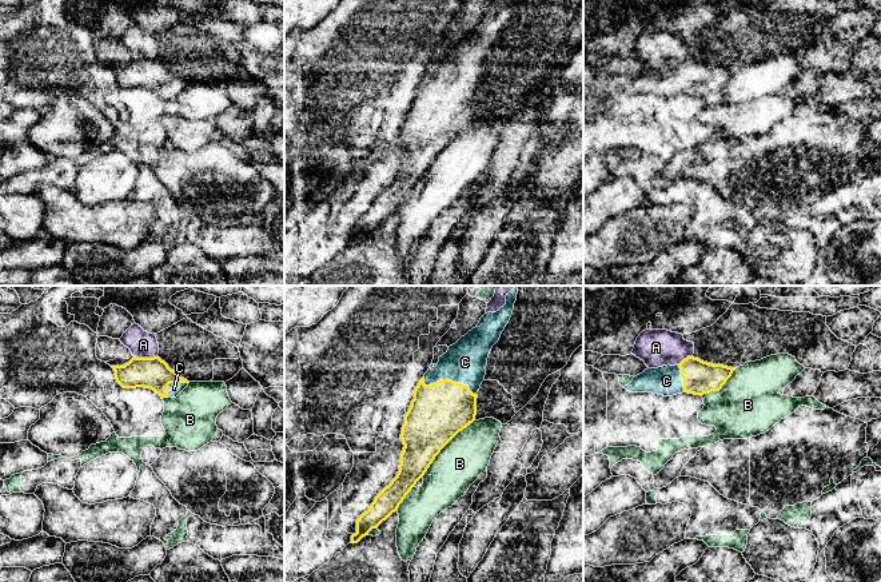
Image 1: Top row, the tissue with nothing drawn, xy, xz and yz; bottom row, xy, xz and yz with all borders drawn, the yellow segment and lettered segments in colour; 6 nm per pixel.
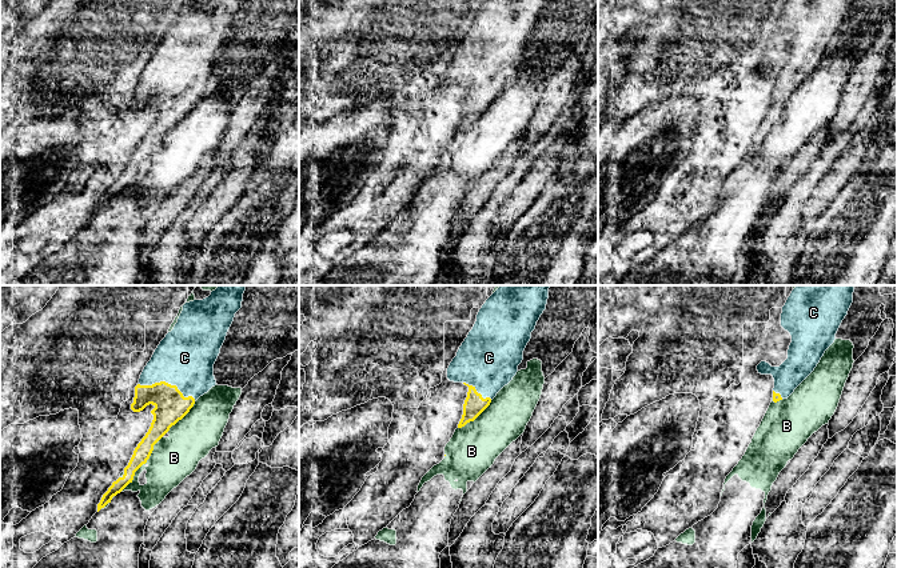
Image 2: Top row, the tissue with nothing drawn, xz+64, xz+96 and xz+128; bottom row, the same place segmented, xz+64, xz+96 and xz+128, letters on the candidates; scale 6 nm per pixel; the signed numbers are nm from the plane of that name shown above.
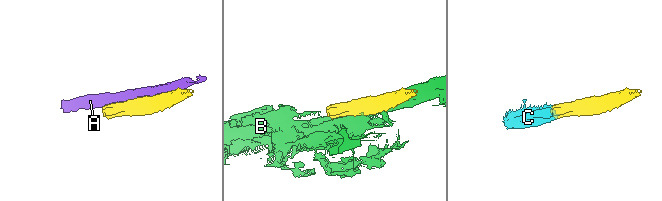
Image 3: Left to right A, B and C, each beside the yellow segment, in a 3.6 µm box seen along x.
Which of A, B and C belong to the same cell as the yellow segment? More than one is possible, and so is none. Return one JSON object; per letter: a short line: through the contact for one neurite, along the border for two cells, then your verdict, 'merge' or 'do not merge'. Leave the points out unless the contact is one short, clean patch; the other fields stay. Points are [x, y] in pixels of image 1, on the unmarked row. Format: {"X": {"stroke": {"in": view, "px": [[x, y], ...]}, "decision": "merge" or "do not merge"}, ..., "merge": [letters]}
{"A": {"decision": "do not merge"}, "B": {"decision": "do not merge"}, "C": {"stroke": {"in": "xz", "px": [[438, 114], [447, 94], [447, 80], [465, 63]]}, "decision": "merge"}, "merge": ["C"]}

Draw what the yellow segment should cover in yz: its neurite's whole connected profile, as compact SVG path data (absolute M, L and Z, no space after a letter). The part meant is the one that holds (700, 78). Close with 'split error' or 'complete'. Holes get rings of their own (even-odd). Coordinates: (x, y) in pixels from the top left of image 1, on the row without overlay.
M687 57L679 65L647 69L625 87L630 93L673 97L687 93L703 96L719 92L736 69Z | split error

